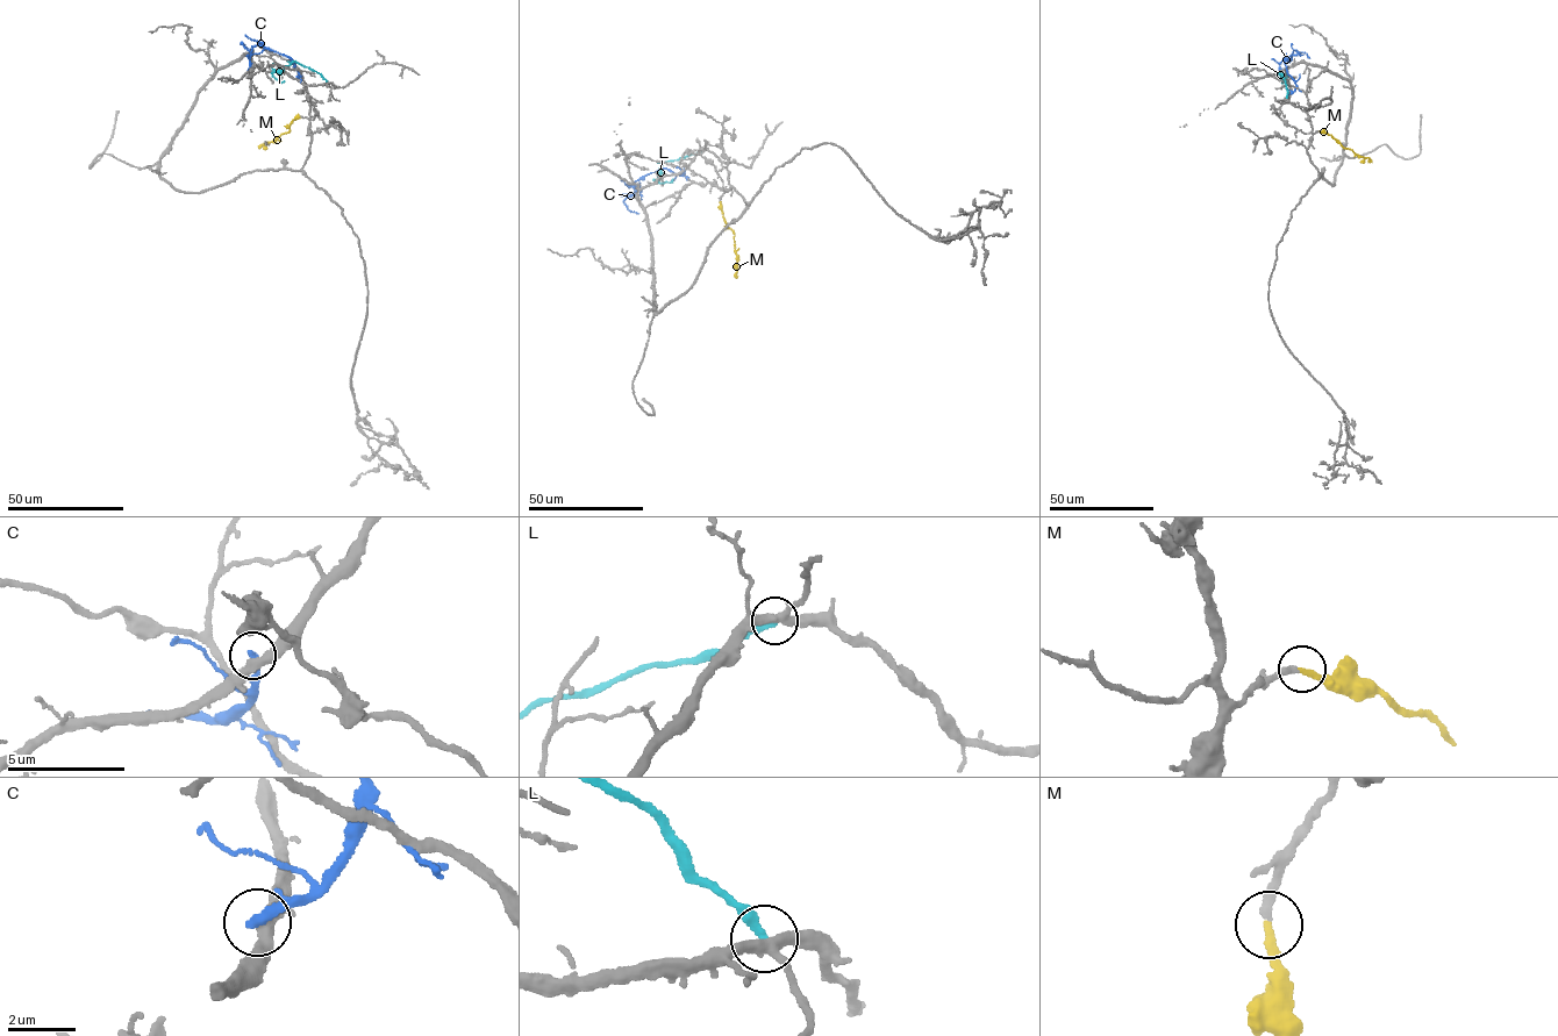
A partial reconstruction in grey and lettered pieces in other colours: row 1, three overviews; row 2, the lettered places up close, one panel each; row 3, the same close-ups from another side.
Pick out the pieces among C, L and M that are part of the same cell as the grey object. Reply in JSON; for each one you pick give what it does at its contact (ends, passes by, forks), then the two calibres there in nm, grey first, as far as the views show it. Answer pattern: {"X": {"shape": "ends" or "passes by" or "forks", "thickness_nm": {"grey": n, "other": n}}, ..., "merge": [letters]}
{"M": {"shape": "ends", "thickness_nm": {"grey": 240, "other": 260}}, "merge": ["M"]}

